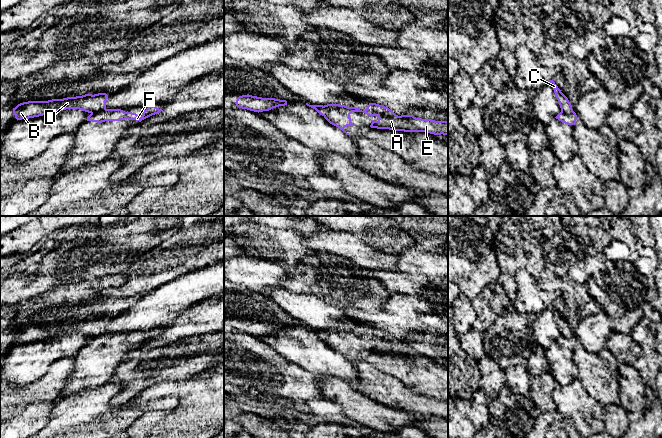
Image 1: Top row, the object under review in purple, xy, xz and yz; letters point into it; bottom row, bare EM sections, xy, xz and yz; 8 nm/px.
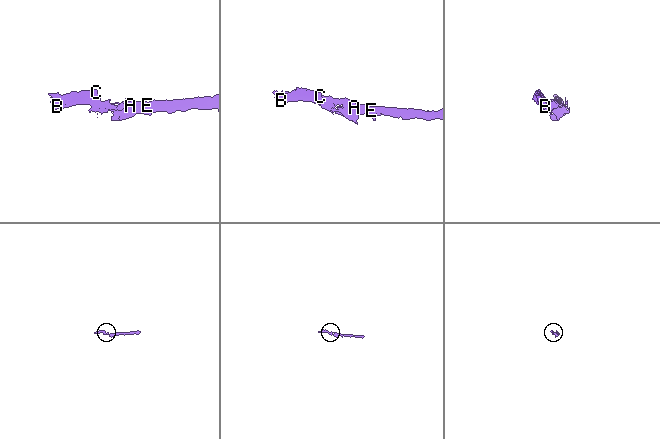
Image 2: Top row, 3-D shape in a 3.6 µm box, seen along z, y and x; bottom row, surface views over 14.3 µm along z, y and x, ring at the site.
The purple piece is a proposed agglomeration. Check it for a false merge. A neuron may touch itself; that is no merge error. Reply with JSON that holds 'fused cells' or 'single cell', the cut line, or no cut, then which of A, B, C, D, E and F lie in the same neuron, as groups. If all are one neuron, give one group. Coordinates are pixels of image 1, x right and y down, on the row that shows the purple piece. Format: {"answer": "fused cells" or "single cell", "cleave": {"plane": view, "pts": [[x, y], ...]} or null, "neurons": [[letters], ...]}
{"answer": "fused cells", "cleave": {"plane": "xy", "pts": [[105, 108], [91, 113]]}, "neurons": [["A", "E", "F"], ["B", "C", "D"]]}

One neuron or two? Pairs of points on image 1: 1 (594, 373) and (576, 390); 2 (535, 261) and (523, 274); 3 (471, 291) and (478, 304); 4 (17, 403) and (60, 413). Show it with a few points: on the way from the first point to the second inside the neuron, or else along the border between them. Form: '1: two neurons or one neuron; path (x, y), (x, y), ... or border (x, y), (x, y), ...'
1: two neurons; border (576, 378), (580, 381), (582, 387), (597, 401)
2: two neurons; border (538, 281), (519, 269), (515, 291)
3: two neurons; border (488, 285), (471, 301)
4: two neurons; border (61, 399), (55, 403), (48, 421)

